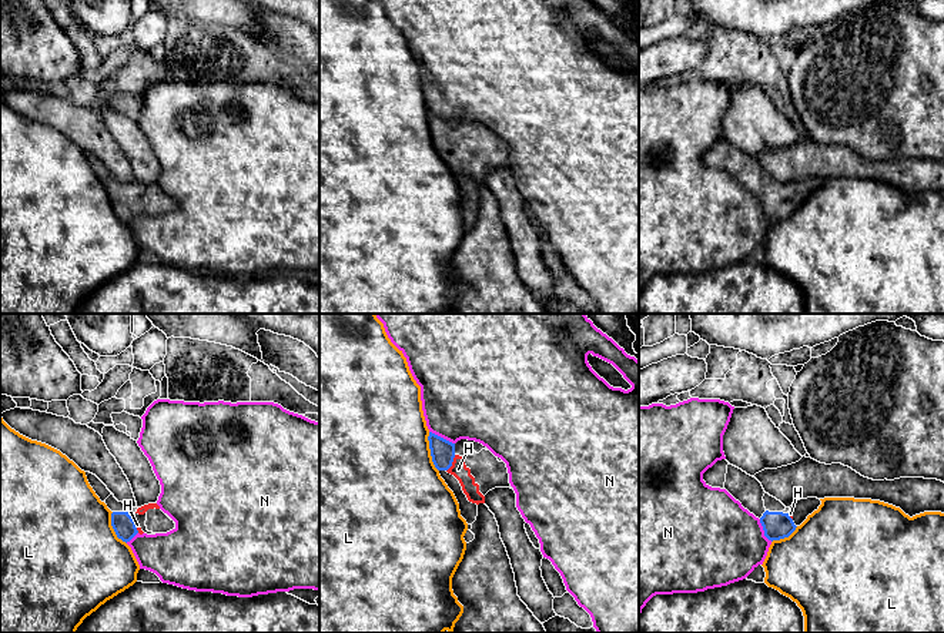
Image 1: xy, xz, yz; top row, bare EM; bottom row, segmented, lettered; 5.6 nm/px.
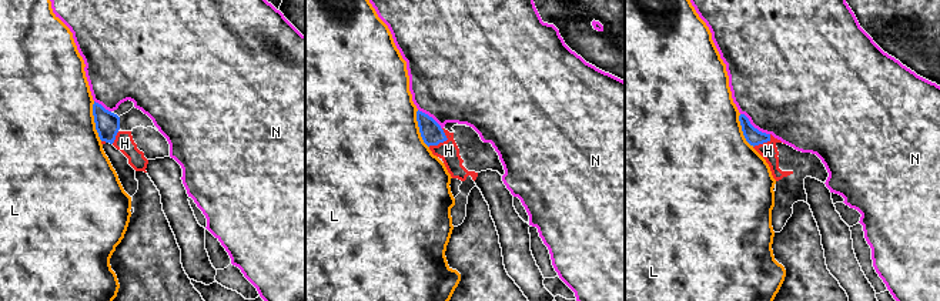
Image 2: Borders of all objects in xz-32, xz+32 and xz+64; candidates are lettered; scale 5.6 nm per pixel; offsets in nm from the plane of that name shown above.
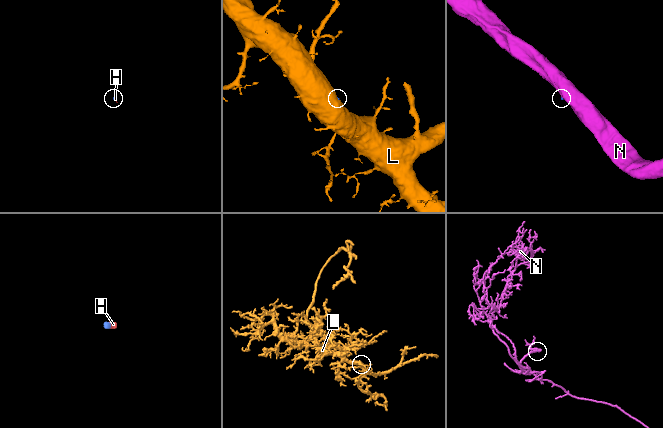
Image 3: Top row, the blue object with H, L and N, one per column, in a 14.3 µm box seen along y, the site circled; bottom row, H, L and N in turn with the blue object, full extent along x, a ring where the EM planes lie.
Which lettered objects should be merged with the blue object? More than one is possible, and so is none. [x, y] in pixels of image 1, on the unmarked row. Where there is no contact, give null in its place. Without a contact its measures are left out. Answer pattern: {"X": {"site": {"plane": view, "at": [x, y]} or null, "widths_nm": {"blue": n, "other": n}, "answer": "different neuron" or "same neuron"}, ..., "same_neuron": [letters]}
{"H": {"site": {"plane": "xz", "at": [451, 144]}, "widths_nm": {"blue": 140, "other": 90}, "answer": "same neuron"}, "L": {"site": {"plane": "xz", "at": [431, 133]}, "widths_nm": {"blue": 140, "other": 480}, "answer": "different neuron"}, "N": {"site": {"plane": "xz", "at": [442, 119]}, "widths_nm": {"blue": 140, "other": 440}, "answer": "different neuron"}, "same_neuron": ["H"]}

